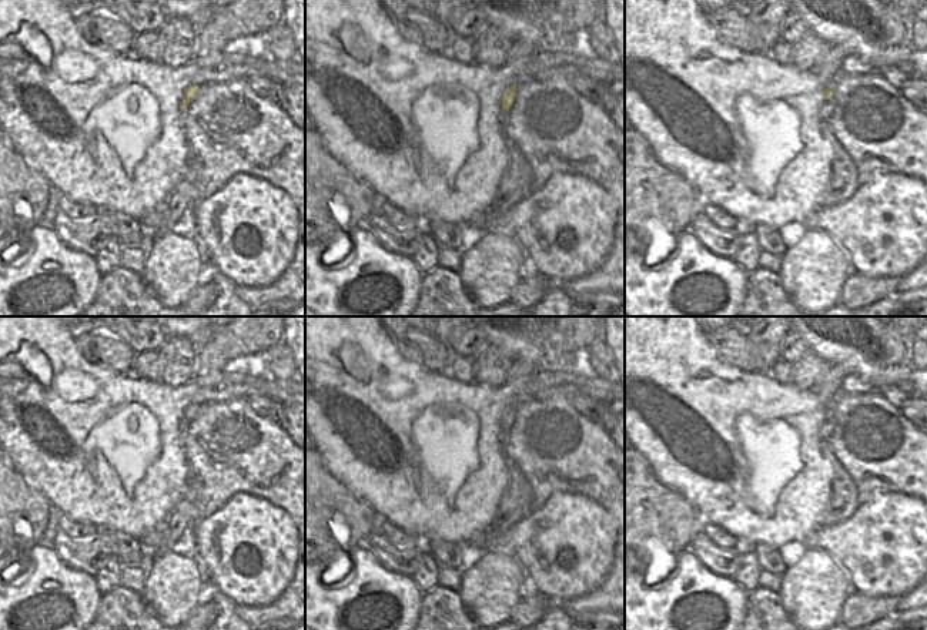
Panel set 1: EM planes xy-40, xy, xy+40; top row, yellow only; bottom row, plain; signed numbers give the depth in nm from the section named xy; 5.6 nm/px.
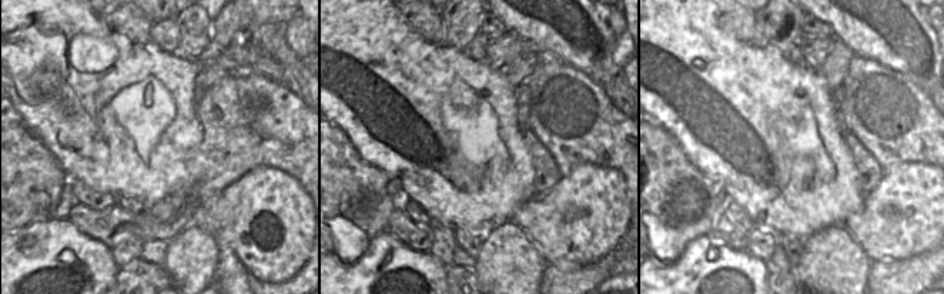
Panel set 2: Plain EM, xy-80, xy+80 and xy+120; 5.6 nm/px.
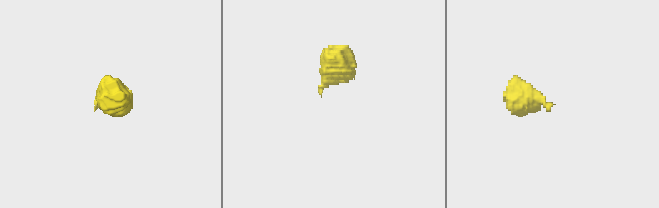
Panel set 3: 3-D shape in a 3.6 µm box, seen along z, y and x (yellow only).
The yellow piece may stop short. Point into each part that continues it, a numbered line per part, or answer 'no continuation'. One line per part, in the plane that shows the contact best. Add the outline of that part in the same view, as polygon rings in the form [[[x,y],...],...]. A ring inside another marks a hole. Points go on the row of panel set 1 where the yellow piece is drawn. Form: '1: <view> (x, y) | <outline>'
1: xy+40 (827, 104) | [[[824,100],[821,104],[821,118],[827,124],[830,115],[833,113],[833,100]]]

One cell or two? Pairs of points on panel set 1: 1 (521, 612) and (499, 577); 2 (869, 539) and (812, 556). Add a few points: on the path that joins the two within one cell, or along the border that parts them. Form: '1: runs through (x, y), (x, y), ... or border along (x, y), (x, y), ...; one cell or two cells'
1: border along (525, 595), (509, 615); two cells
2: border along (807, 546), (825, 550), (837, 563), (846, 579); two cells

